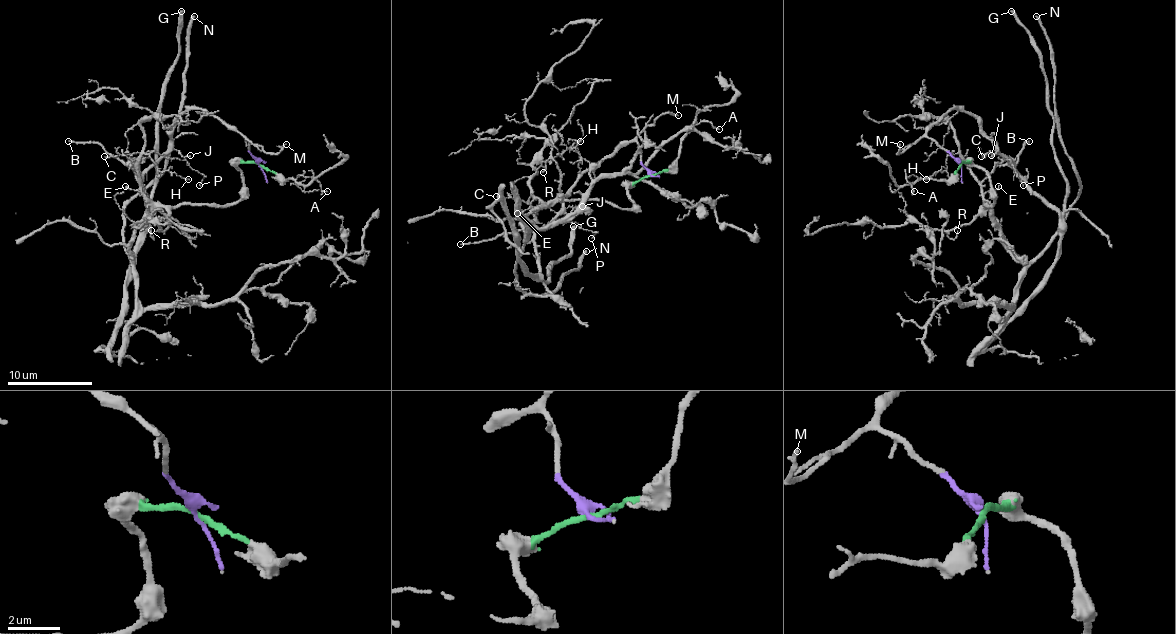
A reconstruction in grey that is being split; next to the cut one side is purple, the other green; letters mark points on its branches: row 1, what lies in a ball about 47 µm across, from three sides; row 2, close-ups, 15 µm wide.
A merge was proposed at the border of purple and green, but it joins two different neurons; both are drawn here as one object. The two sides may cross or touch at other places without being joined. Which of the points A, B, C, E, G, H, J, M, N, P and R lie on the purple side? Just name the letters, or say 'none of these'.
B, C, G, J, M, P

